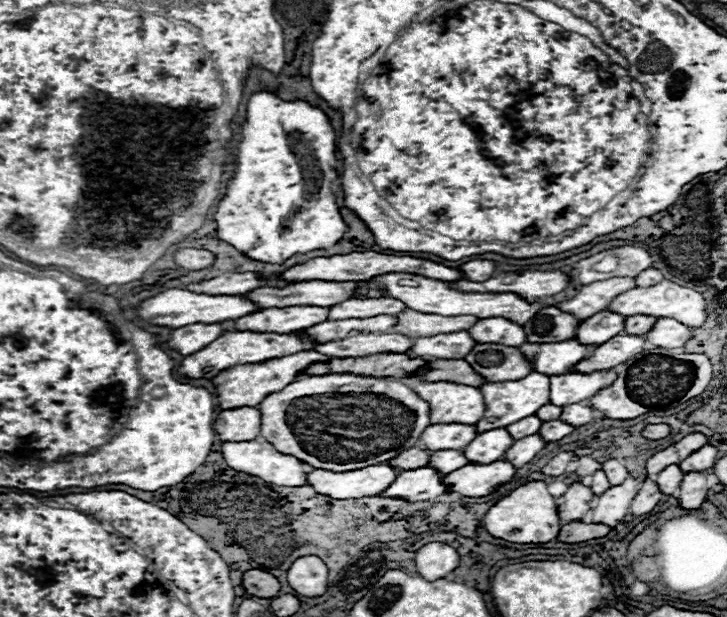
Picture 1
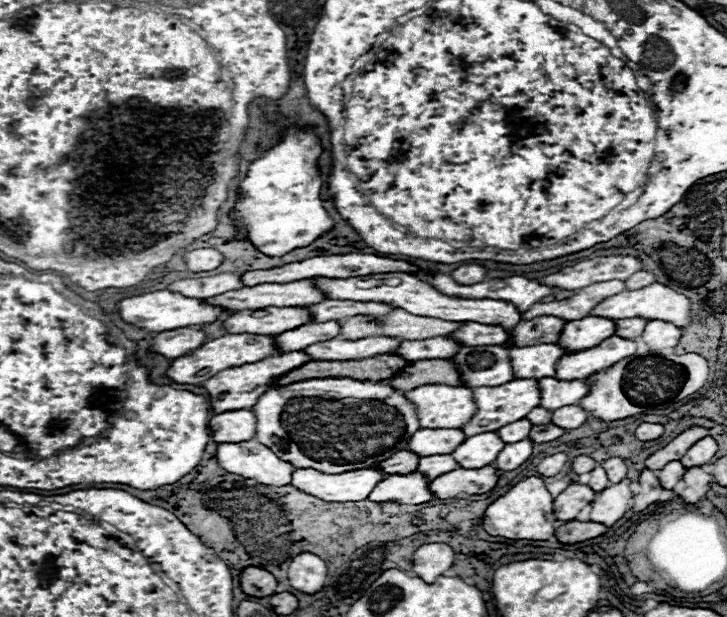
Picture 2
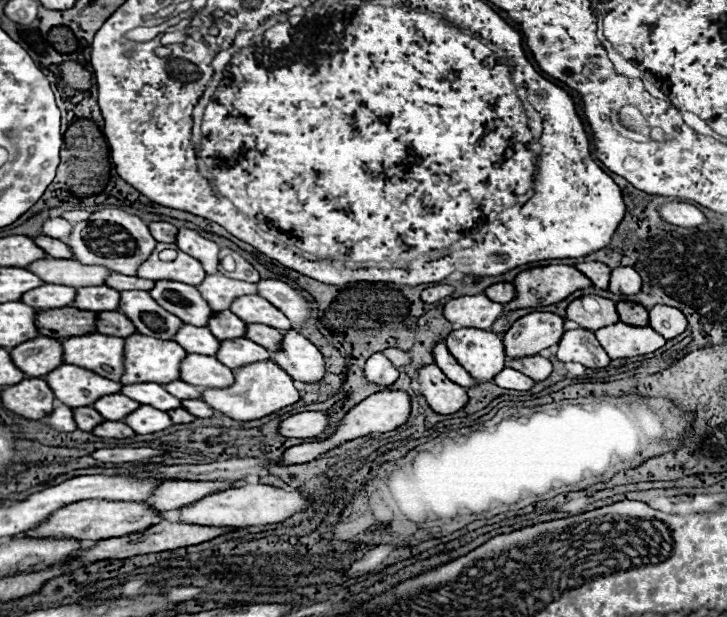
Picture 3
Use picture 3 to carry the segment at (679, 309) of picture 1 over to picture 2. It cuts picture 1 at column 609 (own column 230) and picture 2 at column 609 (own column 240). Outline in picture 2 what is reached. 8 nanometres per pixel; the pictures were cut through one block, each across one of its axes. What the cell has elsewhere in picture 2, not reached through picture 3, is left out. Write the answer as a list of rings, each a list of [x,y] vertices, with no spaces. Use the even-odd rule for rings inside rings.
[[[658,282],[644,286],[640,290],[624,290],[616,296],[610,296],[608,300],[602,300],[592,312],[590,316],[602,316],[602,318],[610,318],[610,320],[618,320],[620,316],[640,316],[644,320],[668,320],[676,326],[684,326],[690,322],[690,300],[682,294],[678,294],[676,290],[662,286]]]

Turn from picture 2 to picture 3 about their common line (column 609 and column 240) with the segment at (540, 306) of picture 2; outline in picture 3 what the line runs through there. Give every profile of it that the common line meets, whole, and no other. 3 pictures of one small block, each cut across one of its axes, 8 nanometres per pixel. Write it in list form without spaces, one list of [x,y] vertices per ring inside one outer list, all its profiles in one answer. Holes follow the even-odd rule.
[[[222,274],[206,276],[206,280],[202,284],[198,284],[198,290],[208,300],[210,308],[214,312],[228,310],[230,300],[236,300],[238,296],[250,296],[250,294],[254,296],[254,294],[258,294],[256,284],[242,282],[242,280],[232,280],[232,278],[226,278]]]

